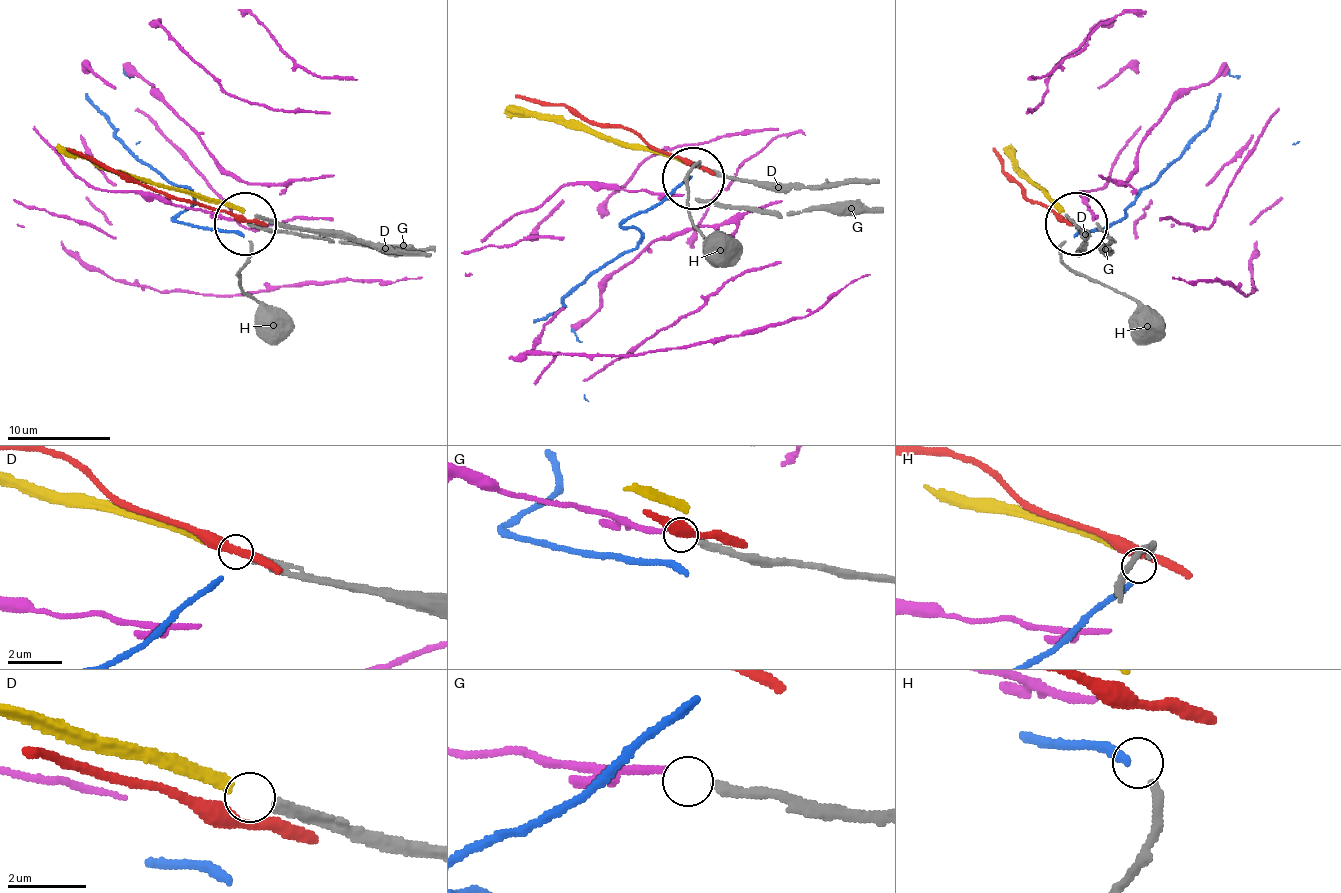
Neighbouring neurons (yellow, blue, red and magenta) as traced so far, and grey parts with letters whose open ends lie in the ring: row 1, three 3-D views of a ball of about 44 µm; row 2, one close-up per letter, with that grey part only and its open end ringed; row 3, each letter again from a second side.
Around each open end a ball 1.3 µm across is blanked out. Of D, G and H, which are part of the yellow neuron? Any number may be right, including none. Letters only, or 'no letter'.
D

